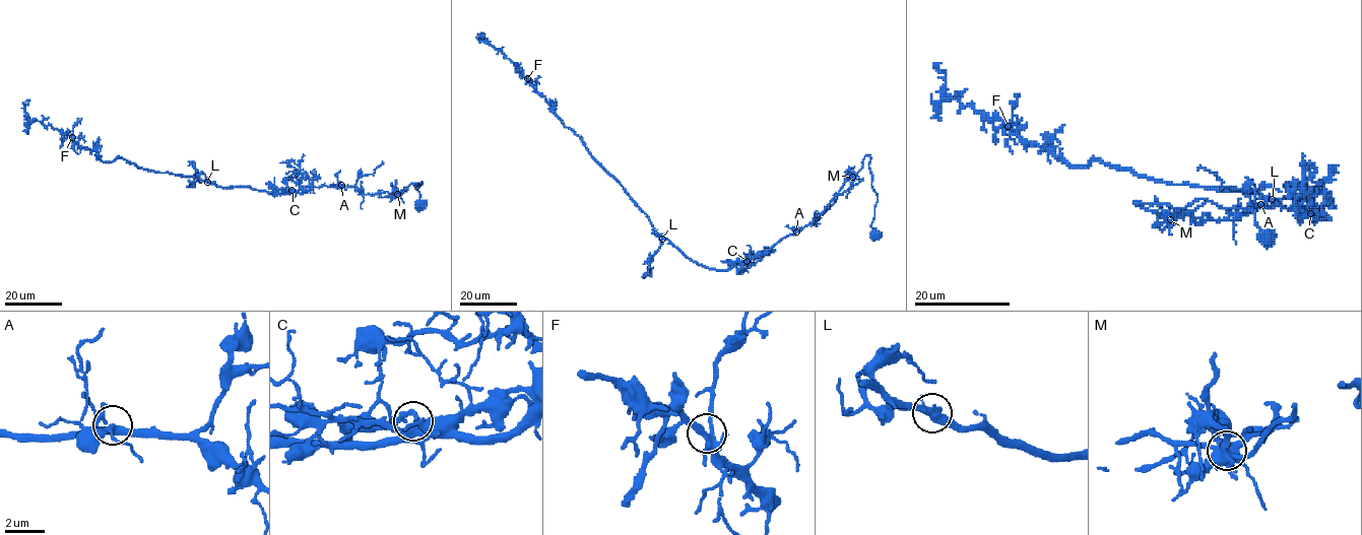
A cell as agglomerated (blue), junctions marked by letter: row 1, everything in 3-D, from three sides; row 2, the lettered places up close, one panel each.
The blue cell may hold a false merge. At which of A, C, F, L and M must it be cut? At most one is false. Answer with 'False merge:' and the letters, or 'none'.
False merge: none

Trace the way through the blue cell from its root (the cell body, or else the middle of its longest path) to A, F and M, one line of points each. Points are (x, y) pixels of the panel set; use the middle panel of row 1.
A: (877, 235), (871, 223), (878, 196), (871, 187), (868, 155), (862, 168), (844, 184), (829, 205), (796, 231)
F: (877, 235), (878, 196), (866, 155), (798, 231), (729, 268), (699, 265), (654, 229), (527, 78)
M: (877, 235), (871, 223), (878, 196), (871, 187), (868, 155), (852, 177)

